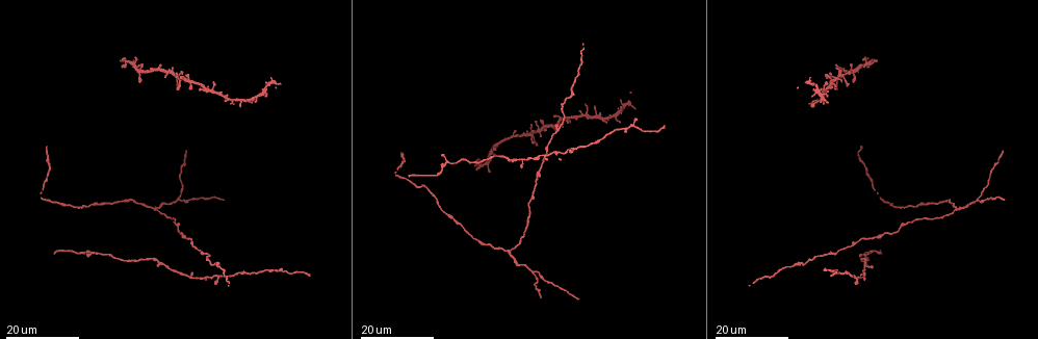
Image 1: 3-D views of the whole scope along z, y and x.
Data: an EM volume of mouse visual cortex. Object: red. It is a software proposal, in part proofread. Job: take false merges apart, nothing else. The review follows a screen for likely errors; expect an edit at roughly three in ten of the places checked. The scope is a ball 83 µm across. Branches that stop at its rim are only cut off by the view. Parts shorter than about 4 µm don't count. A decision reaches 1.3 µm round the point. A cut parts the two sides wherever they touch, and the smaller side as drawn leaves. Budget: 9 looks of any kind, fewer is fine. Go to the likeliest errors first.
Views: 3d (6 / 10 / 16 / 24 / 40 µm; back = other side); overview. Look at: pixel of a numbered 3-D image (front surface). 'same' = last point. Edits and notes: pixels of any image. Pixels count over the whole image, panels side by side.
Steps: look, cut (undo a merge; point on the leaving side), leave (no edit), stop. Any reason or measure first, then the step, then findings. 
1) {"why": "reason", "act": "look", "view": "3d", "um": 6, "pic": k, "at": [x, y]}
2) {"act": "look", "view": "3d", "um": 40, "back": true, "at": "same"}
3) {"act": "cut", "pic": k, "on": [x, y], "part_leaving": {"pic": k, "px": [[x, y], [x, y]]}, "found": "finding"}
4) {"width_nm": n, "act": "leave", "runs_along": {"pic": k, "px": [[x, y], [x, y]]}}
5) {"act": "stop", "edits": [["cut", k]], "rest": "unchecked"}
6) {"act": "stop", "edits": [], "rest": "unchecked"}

{"act": "look", "view": "3d", "um": 16, "pic": 1, "at": [532, 272]}

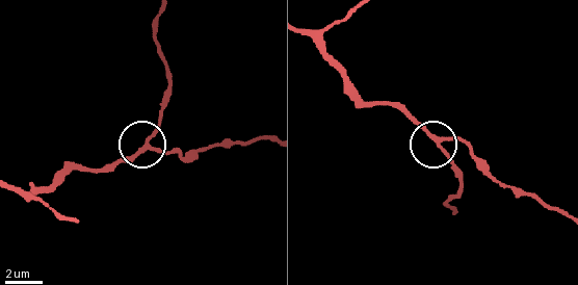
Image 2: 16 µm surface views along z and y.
{"why": "zoom in", "act": "look", "view": "3d", "um": 6, "pic": 2, "at": [146, 144]}

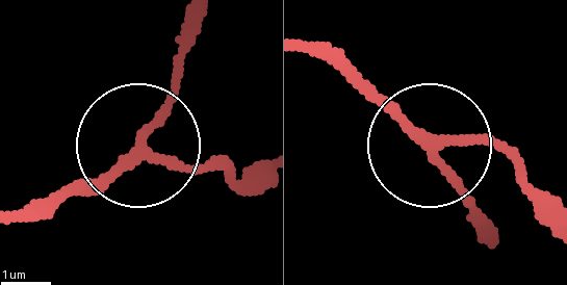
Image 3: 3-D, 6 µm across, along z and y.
{"side_arm_um": 16, "act": "leave", "runs_along": {"pic": 3, "px": [[302, 46], [339, 58], [426, 141], [500, 150], [550, 195]]}, "found": "all the same cell"}

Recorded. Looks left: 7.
{"why": "a fork", "act": "look", "view": "3d", "um": 24, "pic": 1, "at": [508, 251]}

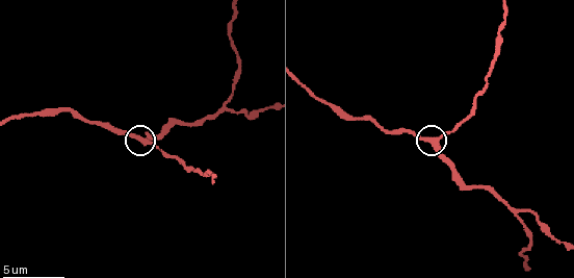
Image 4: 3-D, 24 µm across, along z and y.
{"act": "look", "view": "3d", "um": 6, "pic": 4, "at": [435, 139]}

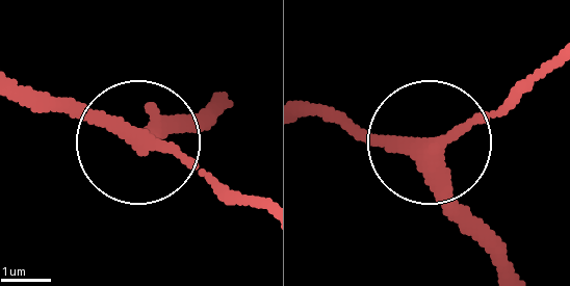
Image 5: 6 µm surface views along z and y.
{"act": "leave", "runs_along": {"pic": 5, "px": [[310, 110], [421, 139], [446, 198], [492, 243]]}, "found": "all the same cell"}

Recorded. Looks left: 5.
{"why": "branch point", "act": "look", "view": "3d", "um": 16, "pic": 1, "at": [190, 279]}

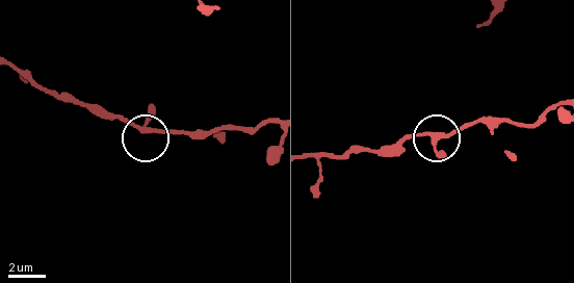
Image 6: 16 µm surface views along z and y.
{"why": "closer look", "act": "look", "view": "3d", "um": 10, "pic": 6, "at": [143, 129]}

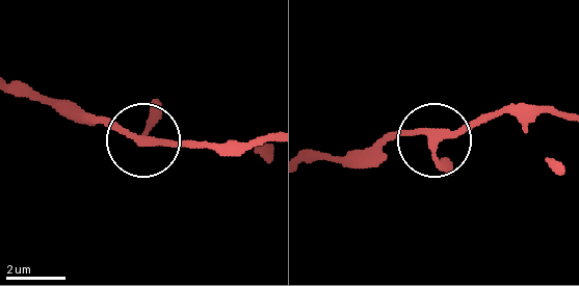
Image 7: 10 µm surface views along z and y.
{"arms": 3, "act": "leave", "found": "continuous, no second cell"}

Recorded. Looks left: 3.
{"act": "look", "view": "3d", "um": 16, "pic": 1, "at": [213, 274]}

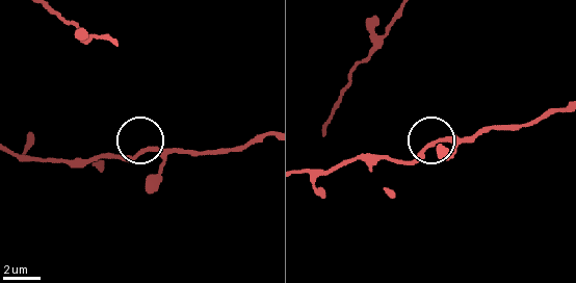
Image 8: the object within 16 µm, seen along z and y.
{"act": "look", "view": "3d", "um": 10, "pic": 8, "at": [436, 143]}

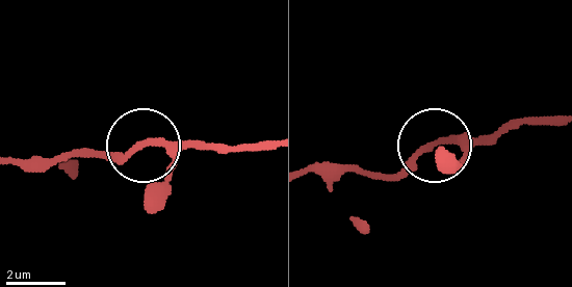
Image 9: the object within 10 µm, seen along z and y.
{"act": "leave", "found": "all the same cell"}

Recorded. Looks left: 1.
{"act": "stop", "edits": [], "rest": "unchecked"}

